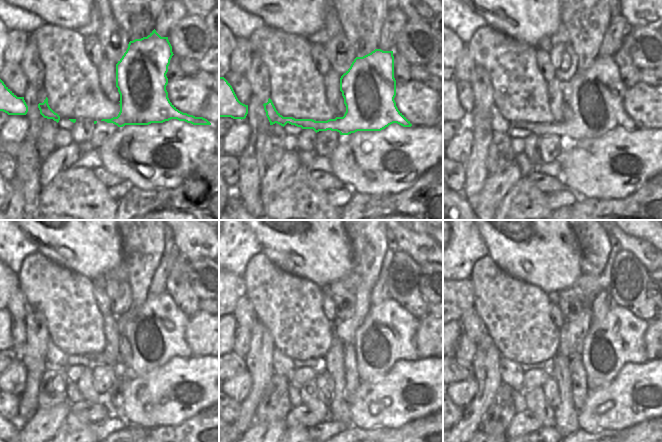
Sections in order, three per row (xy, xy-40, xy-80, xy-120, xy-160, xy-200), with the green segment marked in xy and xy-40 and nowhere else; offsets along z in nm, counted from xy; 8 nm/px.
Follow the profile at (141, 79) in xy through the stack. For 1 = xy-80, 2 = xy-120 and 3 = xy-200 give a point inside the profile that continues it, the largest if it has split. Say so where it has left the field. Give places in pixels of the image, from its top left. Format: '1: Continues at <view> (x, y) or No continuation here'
1: Continues at xy-80 (596, 96)
2: Continues at xy-120 (156, 334)
3: Continues at xy-200 (618, 339).

